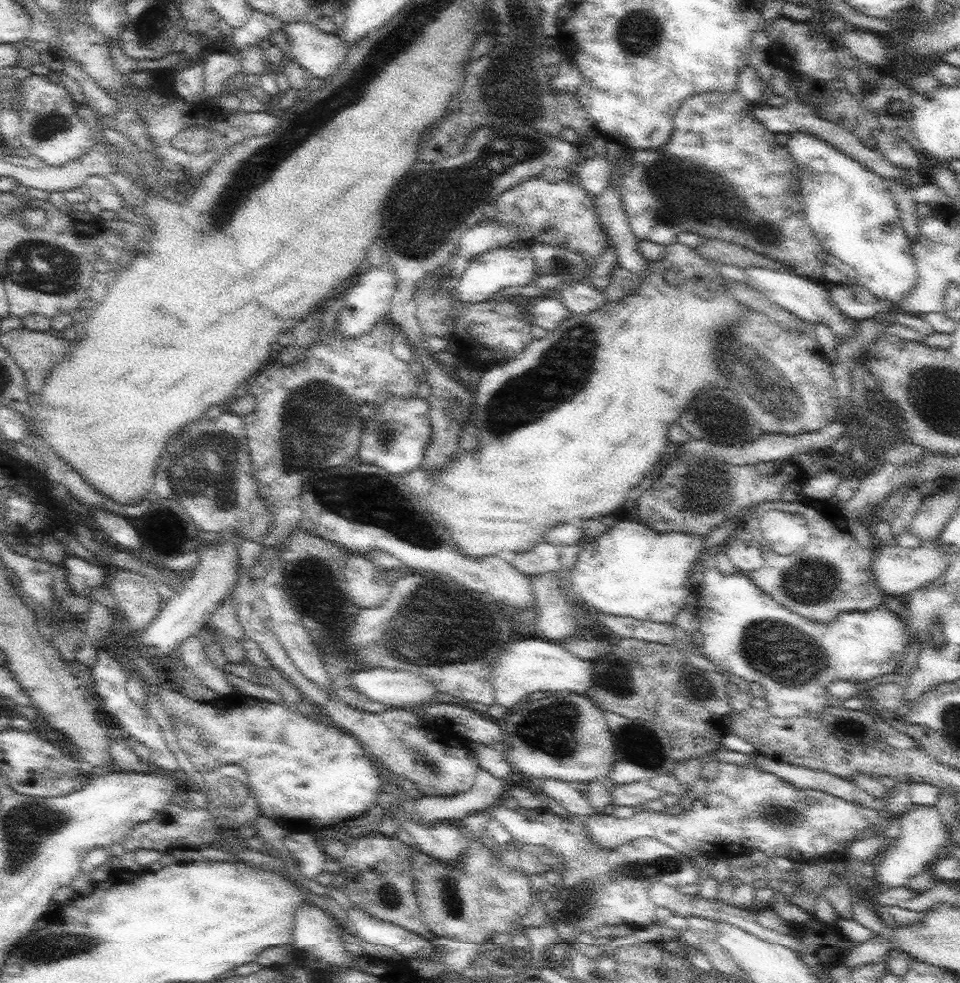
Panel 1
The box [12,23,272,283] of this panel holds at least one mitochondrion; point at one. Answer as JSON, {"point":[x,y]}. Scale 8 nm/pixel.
{"point":[49,124]}

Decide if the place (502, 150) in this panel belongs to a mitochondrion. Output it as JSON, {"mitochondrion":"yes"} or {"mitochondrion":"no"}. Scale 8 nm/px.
{"mitochondrion":"yes"}

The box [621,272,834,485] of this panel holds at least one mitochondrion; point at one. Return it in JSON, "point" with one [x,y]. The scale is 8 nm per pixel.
{"point":[772,398]}

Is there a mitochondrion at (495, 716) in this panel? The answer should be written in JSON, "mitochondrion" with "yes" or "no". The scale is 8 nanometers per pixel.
{"mitochondrion":"no"}

